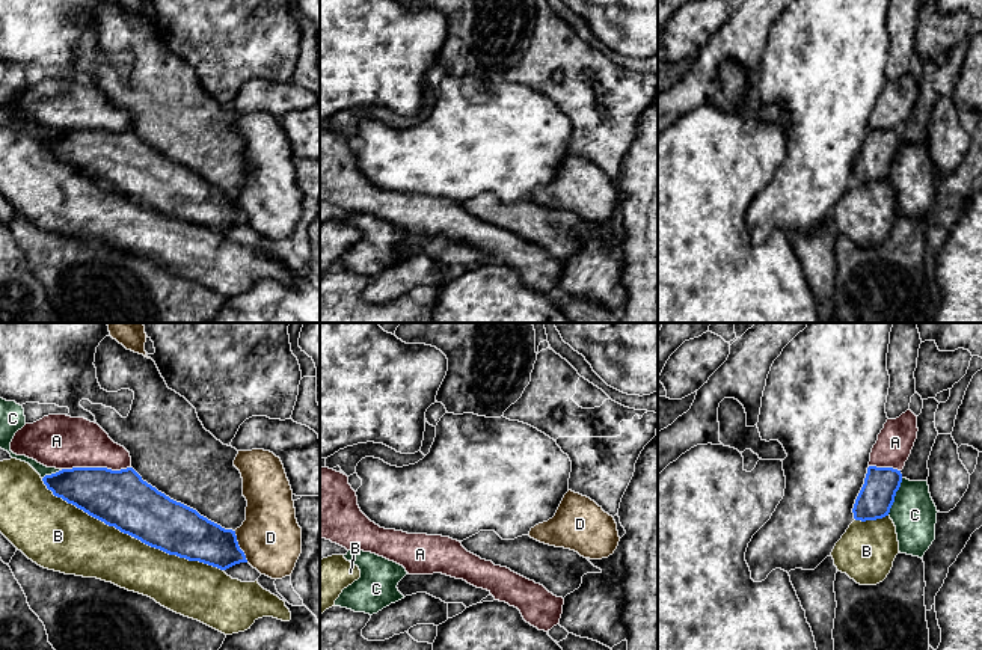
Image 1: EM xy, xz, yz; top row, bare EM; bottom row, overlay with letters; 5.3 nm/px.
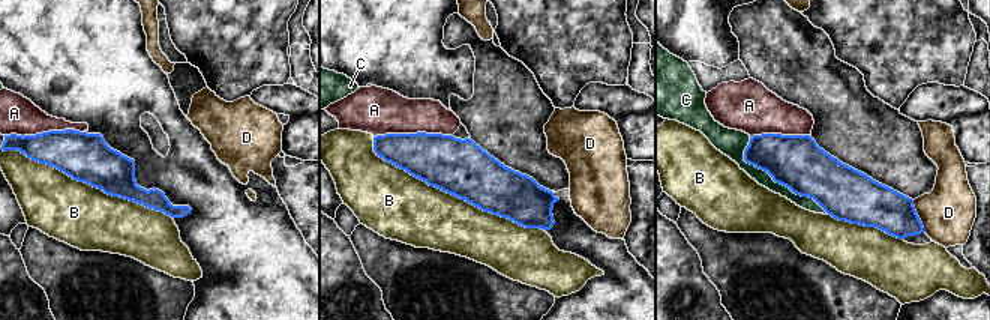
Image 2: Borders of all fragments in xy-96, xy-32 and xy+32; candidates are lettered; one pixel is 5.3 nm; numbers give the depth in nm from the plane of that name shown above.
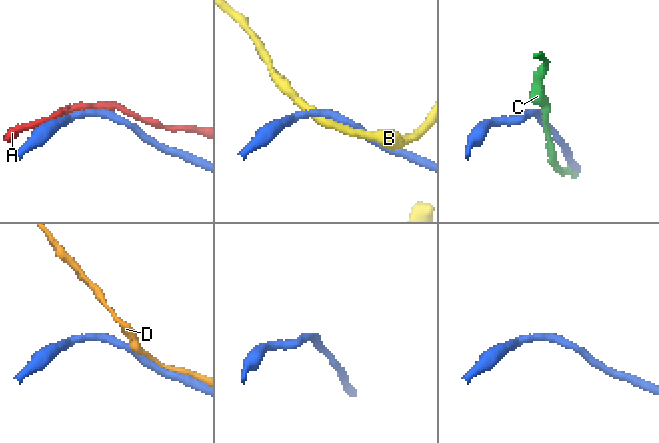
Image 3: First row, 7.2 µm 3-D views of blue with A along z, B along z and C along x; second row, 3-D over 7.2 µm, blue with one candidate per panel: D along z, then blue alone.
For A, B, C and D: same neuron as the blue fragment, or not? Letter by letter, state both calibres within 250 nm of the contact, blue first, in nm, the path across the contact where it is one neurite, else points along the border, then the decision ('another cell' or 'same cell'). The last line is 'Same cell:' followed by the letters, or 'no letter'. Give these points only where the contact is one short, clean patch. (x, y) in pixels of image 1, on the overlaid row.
A: calibres 300 and 280 nm; same cell
B: calibres 300 and 360 nm; another cell
C: calibres 190 and 240 nm; another cell
D: calibres 240 and 320 nm; another cell
Same cell: A

